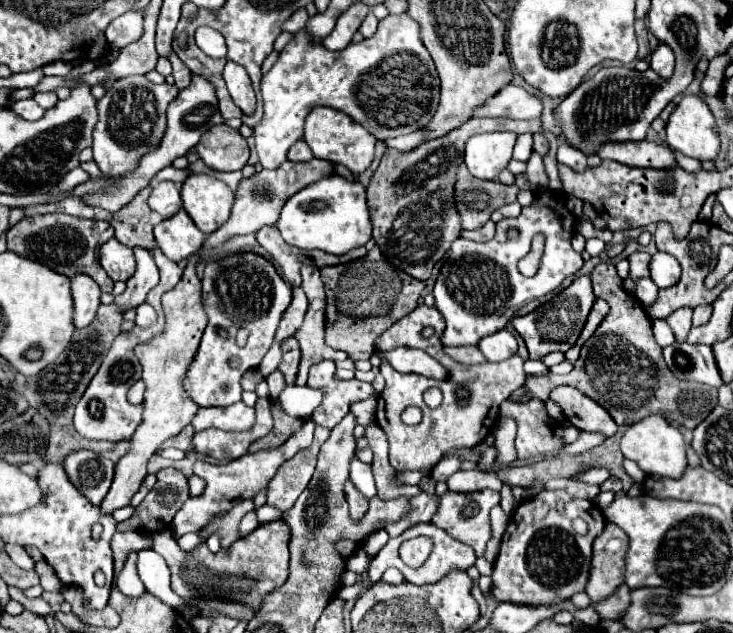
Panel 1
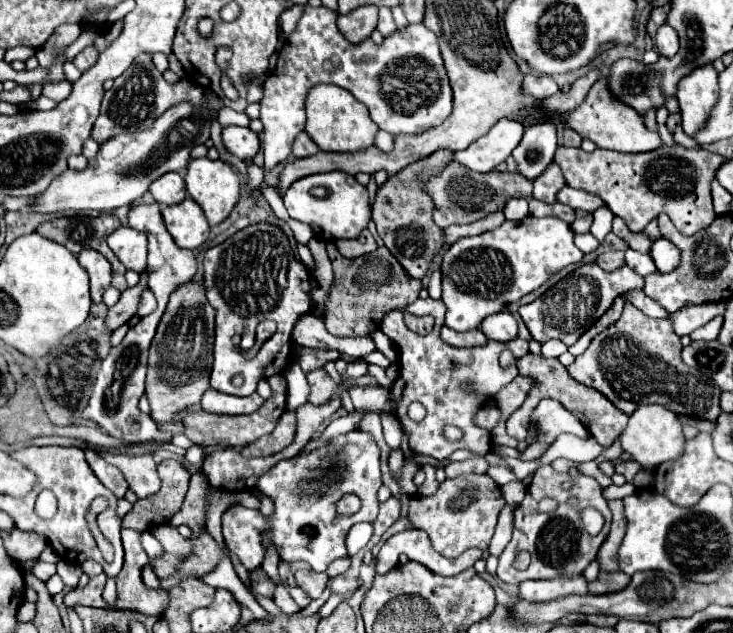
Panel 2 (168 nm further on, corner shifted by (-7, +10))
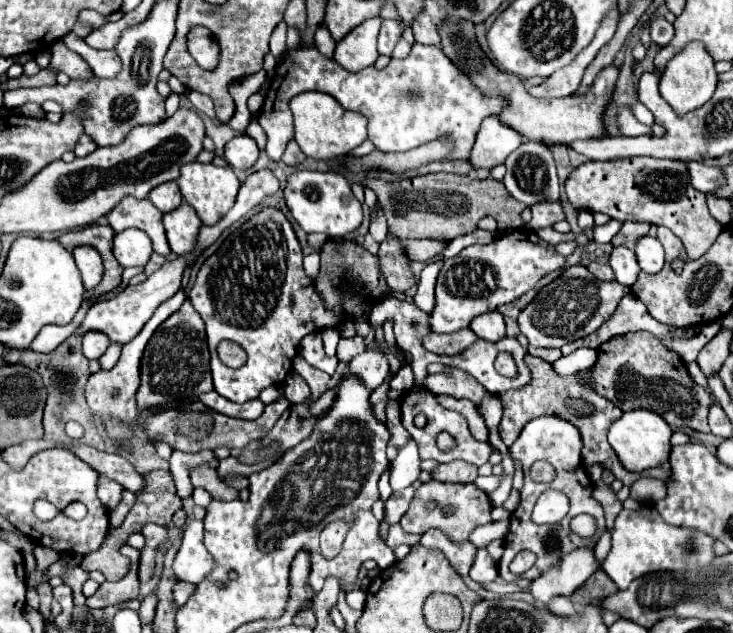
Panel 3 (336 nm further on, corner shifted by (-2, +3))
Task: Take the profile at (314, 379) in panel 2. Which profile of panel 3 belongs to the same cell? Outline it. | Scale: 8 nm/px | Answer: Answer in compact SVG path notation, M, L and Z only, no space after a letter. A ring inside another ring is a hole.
M296 372L288 374L282 390L284 390L284 396L290 400L290 404L302 404L310 398L310 386Z

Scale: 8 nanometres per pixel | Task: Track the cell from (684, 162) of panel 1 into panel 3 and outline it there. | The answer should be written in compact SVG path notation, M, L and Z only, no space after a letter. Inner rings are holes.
M624 108L624 110L620 112L618 122L620 122L620 128L622 128L622 134L624 134L624 136L652 136L652 128L640 124L640 122L634 118L634 114L632 114L630 108Z

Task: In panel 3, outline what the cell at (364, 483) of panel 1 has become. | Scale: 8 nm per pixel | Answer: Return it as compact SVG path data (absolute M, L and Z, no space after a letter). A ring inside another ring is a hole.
M327 328L323 330L321 334L325 353L327 355L335 355L336 348L340 340L340 336L336 329Z

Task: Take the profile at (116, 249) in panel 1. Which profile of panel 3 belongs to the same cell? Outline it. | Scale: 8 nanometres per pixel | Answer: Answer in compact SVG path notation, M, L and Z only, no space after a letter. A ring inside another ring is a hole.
M130 228L130 230L118 232L114 236L112 252L114 252L116 260L120 262L120 266L124 266L124 268L132 268L132 266L142 268L150 260L152 244L150 244L146 232Z

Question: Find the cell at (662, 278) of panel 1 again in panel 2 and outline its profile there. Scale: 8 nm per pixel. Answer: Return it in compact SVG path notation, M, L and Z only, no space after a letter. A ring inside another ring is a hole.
M659 237L659 239L653 241L649 255L651 255L651 259L655 261L655 265L657 265L657 269L661 273L673 271L679 265L679 261L681 261L679 249L665 237Z

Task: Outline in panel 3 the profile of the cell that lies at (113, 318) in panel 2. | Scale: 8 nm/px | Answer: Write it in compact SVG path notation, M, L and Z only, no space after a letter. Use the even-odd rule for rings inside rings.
M92 330L84 336L82 340L82 348L84 348L84 356L88 356L88 360L94 360L94 358L100 358L106 348L110 346L110 338L104 334L104 332L98 332L98 330Z

